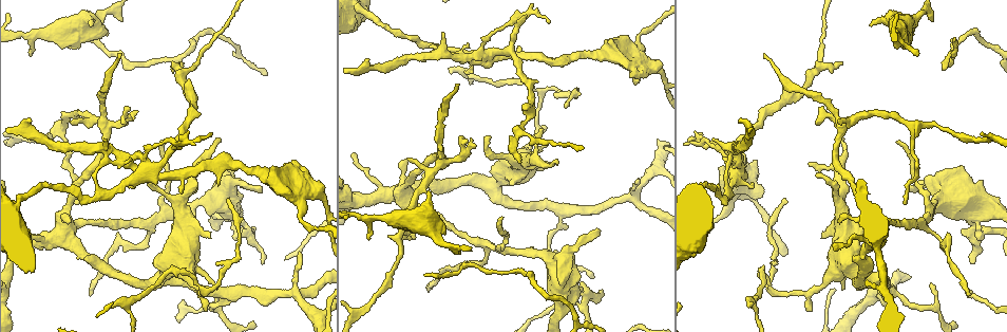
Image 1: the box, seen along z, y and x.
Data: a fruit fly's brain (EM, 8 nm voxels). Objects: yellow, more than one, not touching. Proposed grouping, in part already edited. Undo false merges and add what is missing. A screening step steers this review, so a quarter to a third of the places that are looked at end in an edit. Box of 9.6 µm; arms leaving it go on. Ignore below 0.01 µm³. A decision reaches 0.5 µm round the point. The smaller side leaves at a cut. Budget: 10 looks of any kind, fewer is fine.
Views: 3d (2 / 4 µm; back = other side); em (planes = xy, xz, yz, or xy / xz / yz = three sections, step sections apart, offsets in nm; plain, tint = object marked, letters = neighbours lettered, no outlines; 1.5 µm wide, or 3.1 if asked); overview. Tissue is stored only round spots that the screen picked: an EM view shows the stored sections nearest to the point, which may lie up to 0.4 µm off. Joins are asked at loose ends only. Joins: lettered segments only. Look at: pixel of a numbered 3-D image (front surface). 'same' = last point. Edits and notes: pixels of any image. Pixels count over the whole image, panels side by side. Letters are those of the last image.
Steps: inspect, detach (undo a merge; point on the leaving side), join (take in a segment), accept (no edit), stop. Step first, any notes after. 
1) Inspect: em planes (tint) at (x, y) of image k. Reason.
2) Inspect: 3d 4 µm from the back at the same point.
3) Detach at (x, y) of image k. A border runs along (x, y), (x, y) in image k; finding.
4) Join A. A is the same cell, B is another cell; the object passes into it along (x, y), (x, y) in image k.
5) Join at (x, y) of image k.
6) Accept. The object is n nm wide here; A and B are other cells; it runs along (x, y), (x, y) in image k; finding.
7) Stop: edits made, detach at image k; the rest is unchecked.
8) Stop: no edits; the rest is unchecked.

Inspect: 3d 2 µm at (459, 85) of image 1. End of a long branch.

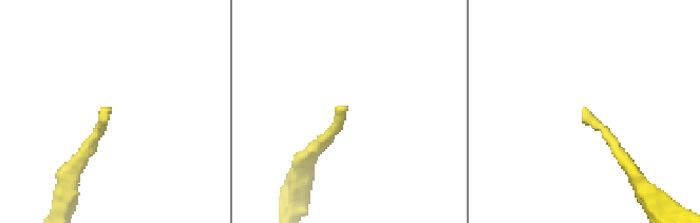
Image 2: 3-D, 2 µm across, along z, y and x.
Inspect: em xy step 8 (tint) at (586, 110) of image 2. Shape alone is not enough.

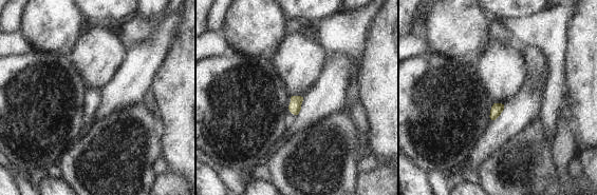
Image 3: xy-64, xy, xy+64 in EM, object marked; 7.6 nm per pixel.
Inspect: em xz step 8 (letters) at the same point. Another direction.

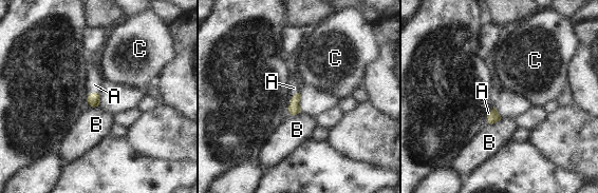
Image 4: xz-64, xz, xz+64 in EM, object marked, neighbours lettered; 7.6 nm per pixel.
Join A. The object is 90 nm wide here; A is the same cell, B and C are other cells; it goes on there.

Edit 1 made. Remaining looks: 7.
Inspect: overview. Redraw.

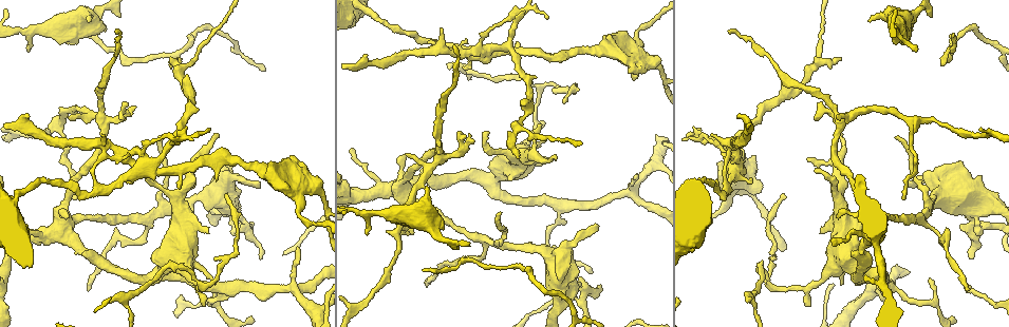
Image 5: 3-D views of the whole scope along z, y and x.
Inspect: 3d 4 µm at (554, 155) of image 5. Free end.

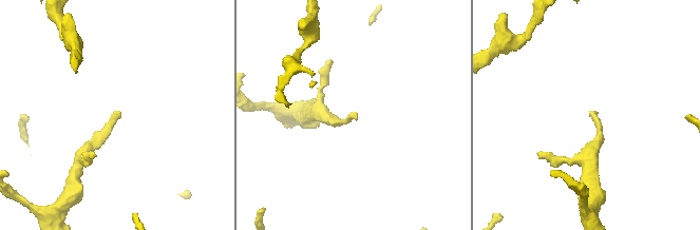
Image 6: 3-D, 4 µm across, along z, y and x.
Inspect: em xy step 4 (letters) at (592, 113) of image 6.

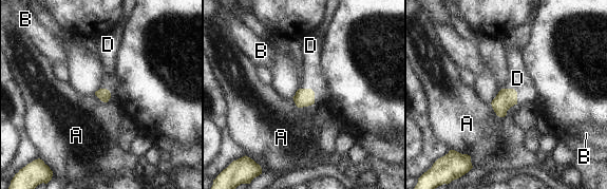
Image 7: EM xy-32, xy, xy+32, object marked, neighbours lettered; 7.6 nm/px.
Join D. The longest contact is with A, 180 nm; D is the same cell, A and B are other cells; the object passes into it along (506, 98), (516, 92), (517, 78) in image 7; it goes on there.

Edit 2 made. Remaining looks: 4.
Inspect: em planes (plain) at (627, 31) of image 5. Branch stops here.

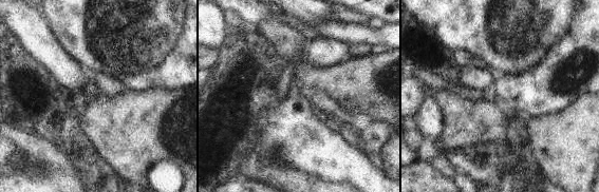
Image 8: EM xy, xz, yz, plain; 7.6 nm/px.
Inspect: em planes (letters) at the same point.

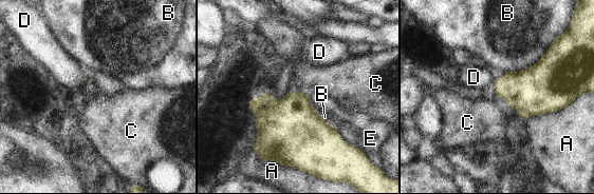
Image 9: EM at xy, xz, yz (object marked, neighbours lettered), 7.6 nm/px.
Accept. A, B, C, D and E are other cells; a border runs along (298, 90), (305, 94) in image 9; no lettered segment goes on from it.

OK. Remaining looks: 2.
Inspect: em planes (tint) at (440, 51) of image 5.

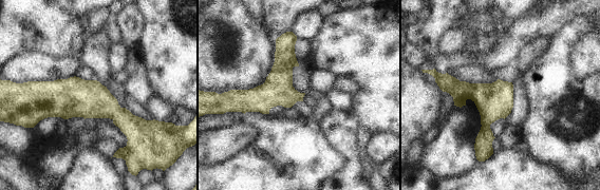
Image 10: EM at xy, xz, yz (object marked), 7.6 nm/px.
Inspect: em planes (letters) at the same point.

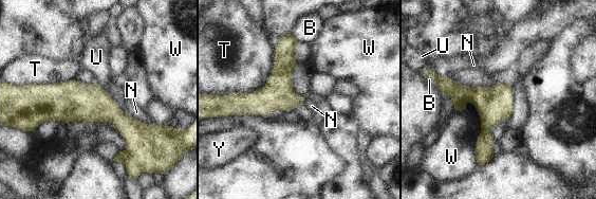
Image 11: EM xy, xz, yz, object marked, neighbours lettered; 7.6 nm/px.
Detach at (495, 104) of image 11. B, N, T, U, W and Y are other cells; a border runs along (482, 128), (489, 130) in image 11; a second neuron is stuck on.

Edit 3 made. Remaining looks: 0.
Stop: edits made, join at image 4, join at image 7, detach at image 11; the rest is unchecked.

